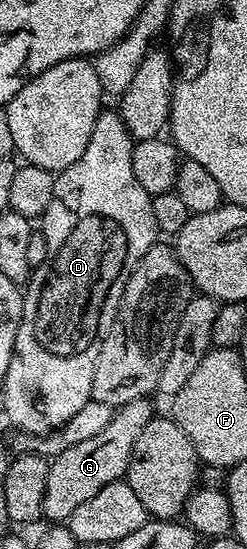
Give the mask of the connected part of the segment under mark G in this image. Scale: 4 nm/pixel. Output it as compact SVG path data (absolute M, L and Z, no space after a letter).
M148 397L136 398L125 406L116 407L111 424L107 424L103 432L91 436L91 440L79 440L79 444L67 448L50 461L47 492L43 496L43 515L46 519L50 518L50 523L68 523L71 512L75 512L79 504L91 500L91 496L95 496L95 492L102 488L107 488L107 484L124 479L125 473L129 471L135 440L139 440L139 432L143 432L143 428L147 428L147 424L155 416L155 410L149 401Z

